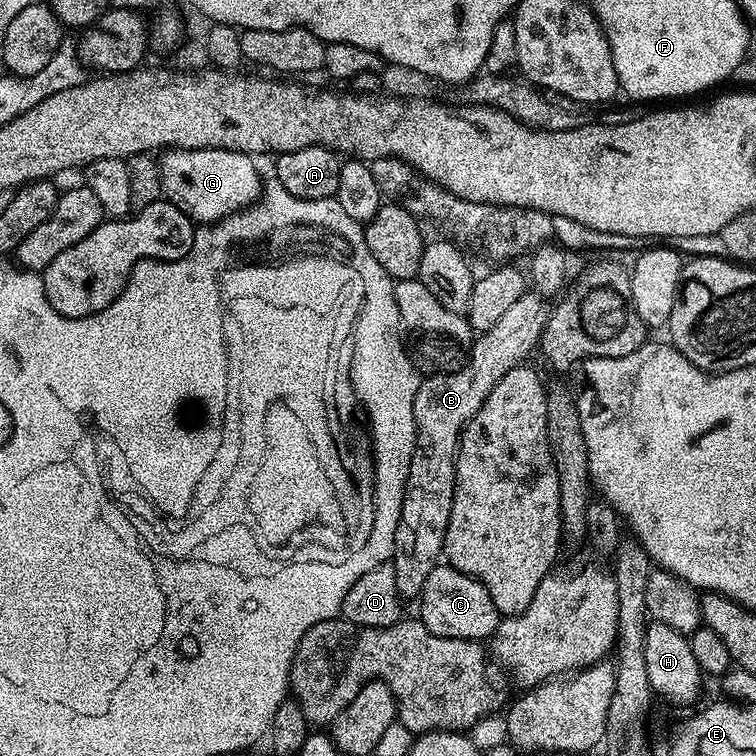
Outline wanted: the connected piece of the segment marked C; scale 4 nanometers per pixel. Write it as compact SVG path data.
M447 562L437 563L436 568L430 570L430 578L426 578L418 603L418 619L424 623L426 630L446 638L487 641L496 635L496 627L502 619L482 582L462 574Z

